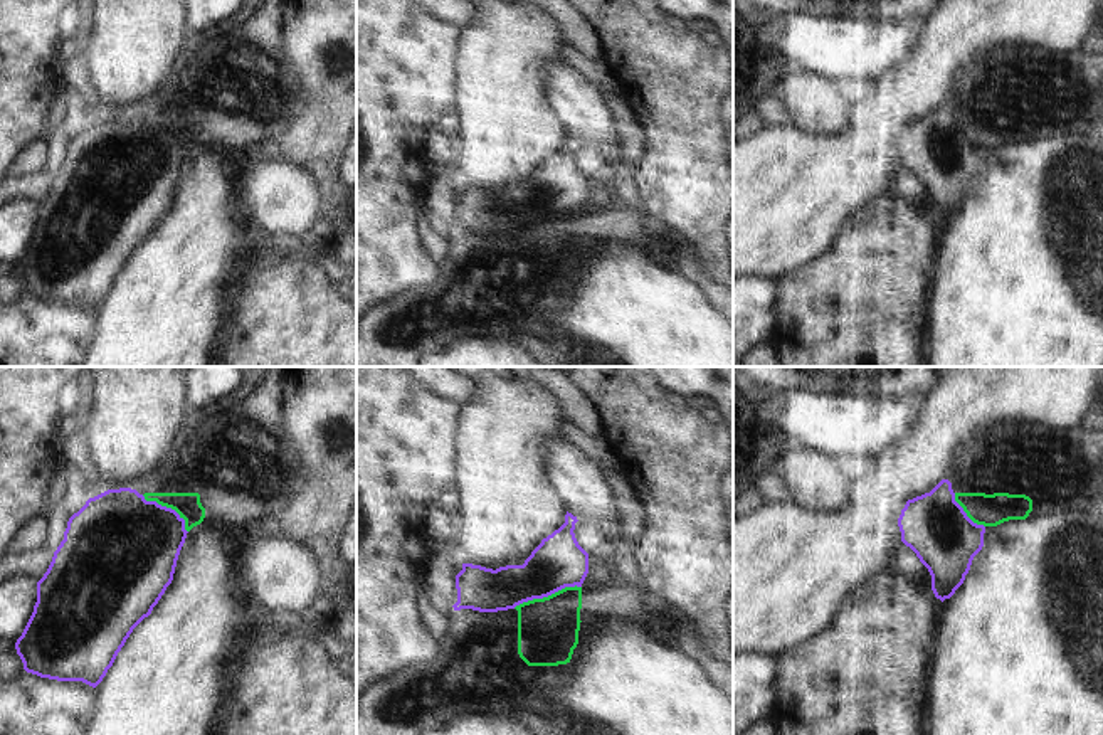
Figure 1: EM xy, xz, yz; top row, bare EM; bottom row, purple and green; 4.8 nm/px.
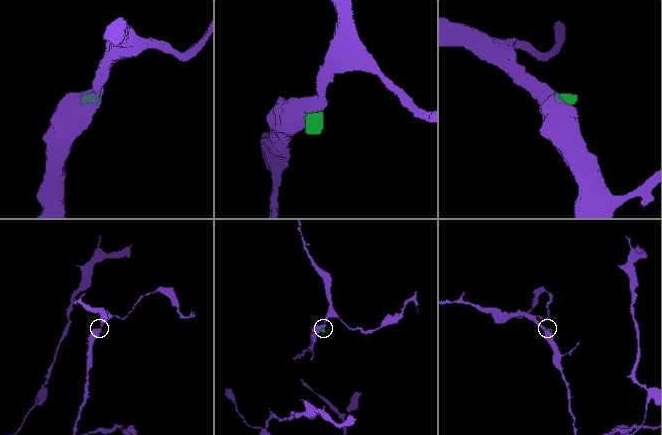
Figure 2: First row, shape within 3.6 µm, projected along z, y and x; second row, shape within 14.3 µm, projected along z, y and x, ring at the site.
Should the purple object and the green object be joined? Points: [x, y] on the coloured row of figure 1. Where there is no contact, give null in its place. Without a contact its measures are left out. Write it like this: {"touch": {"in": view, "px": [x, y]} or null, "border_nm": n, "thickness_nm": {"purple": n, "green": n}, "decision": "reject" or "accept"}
{"touch": {"in": "xz", "px": [547, 596]}, "border_nm": 340, "thickness_nm": {"purple": 240, "green": 280}, "decision": "accept"}

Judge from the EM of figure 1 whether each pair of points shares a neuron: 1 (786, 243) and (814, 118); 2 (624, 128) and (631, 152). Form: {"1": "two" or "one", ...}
{"1": "two", "2": "one"}

